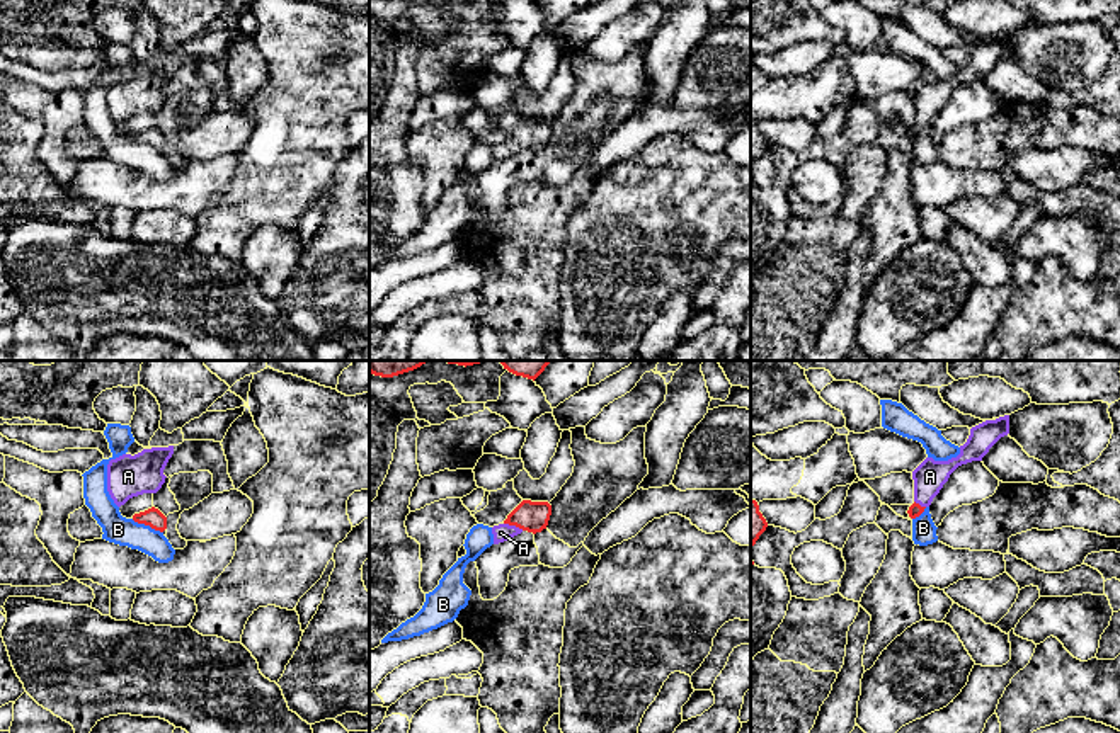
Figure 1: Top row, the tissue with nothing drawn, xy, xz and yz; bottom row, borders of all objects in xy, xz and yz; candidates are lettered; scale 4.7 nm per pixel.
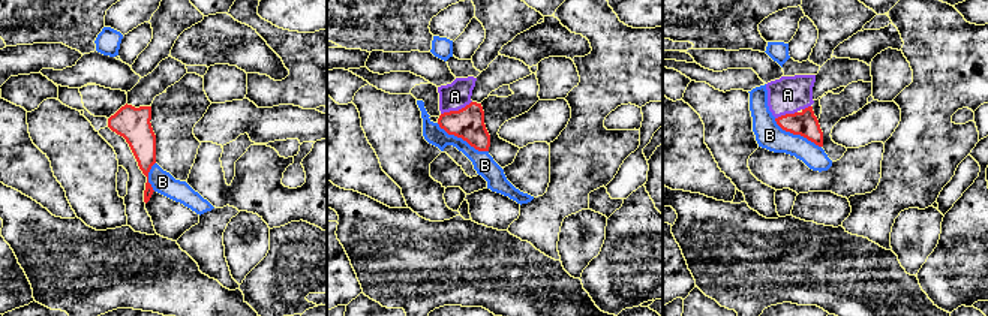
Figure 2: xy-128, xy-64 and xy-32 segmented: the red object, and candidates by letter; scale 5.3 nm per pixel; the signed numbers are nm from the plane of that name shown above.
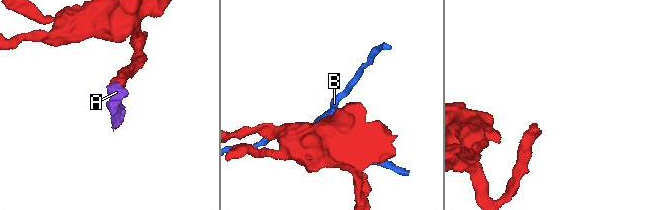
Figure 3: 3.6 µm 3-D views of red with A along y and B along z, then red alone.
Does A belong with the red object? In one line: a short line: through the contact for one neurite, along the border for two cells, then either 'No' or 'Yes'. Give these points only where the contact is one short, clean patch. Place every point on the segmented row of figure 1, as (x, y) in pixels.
Line: xz (530, 516), (514, 524), (501, 533). Yes

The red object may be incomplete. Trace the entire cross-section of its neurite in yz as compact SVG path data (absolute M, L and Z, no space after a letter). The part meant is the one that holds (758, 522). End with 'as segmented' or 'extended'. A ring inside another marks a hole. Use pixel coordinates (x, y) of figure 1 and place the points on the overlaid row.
M751 498L751 551L759 536L766 531L768 522L759 512L759 505L756 500Z | as segmented

